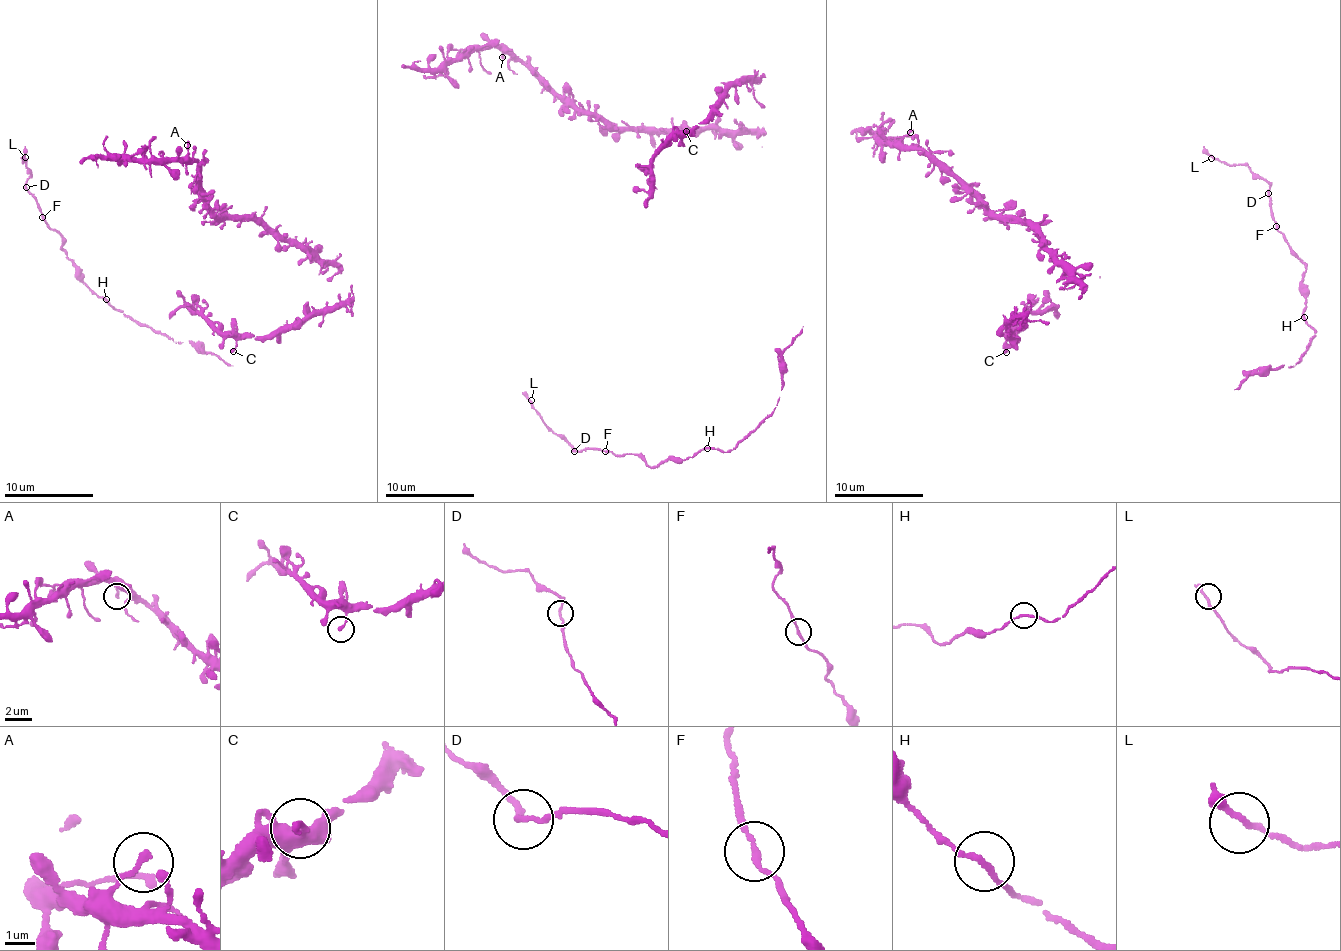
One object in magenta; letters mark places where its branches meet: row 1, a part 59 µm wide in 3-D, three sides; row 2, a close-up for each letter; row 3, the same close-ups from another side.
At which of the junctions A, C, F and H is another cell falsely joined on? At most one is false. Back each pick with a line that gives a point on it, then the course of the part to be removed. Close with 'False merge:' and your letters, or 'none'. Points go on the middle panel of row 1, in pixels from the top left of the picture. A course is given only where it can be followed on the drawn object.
False merge: none

